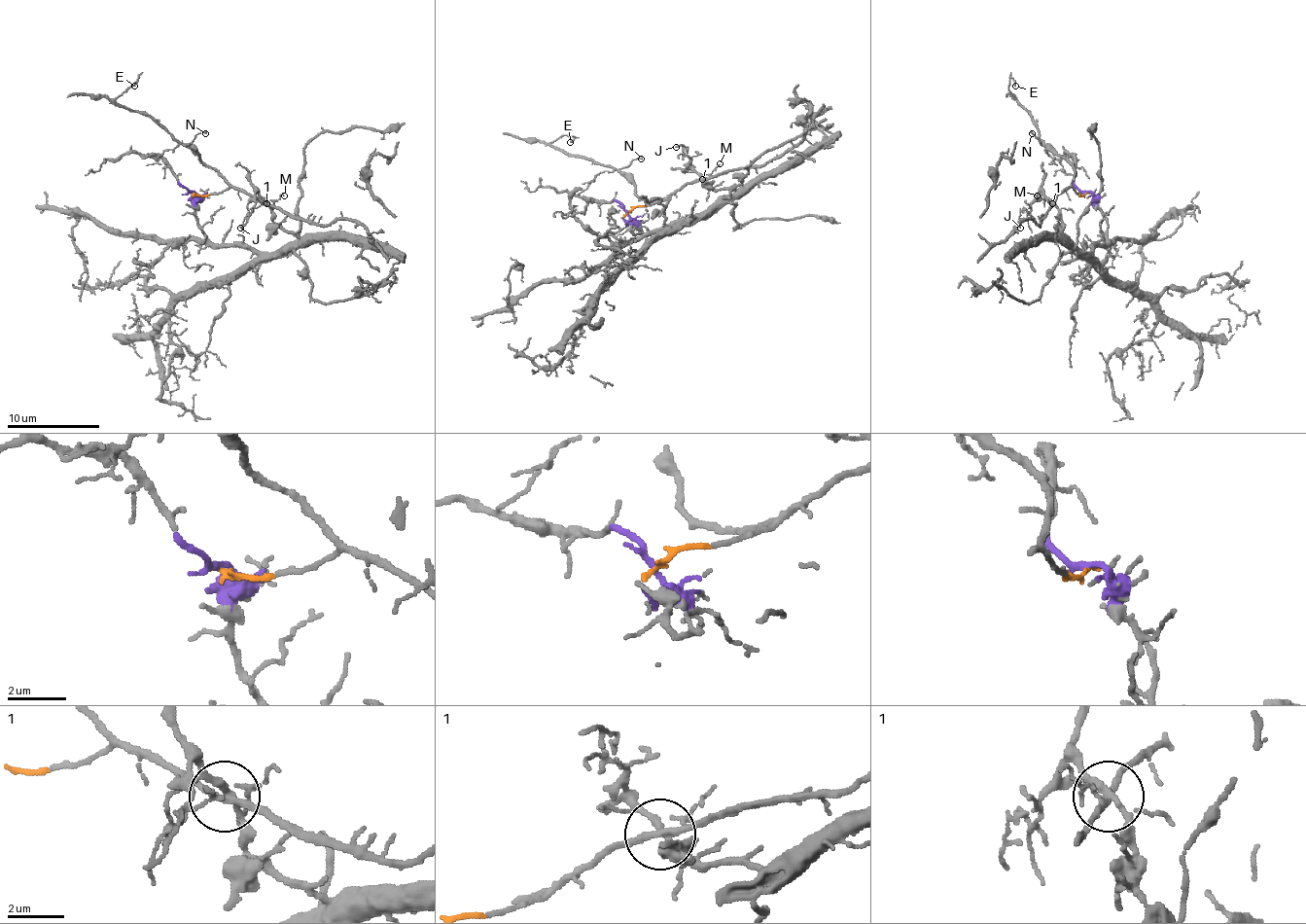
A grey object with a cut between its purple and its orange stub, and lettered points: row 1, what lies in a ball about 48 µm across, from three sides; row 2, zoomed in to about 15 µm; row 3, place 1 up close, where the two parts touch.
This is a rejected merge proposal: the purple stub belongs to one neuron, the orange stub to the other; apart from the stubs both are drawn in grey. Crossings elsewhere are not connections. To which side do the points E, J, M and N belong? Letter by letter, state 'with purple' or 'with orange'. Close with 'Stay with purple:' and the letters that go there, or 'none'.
E: with orange
J: with purple
M: with orange
N: with orange
Stay with purple: J

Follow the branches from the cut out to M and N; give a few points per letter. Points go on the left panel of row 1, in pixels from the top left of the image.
M: (192, 194), (210, 195), (233, 187), (270, 202), (284, 195)
N: (192, 194), (210, 195), (229, 187), (185, 145), (198, 133), (205, 133)

